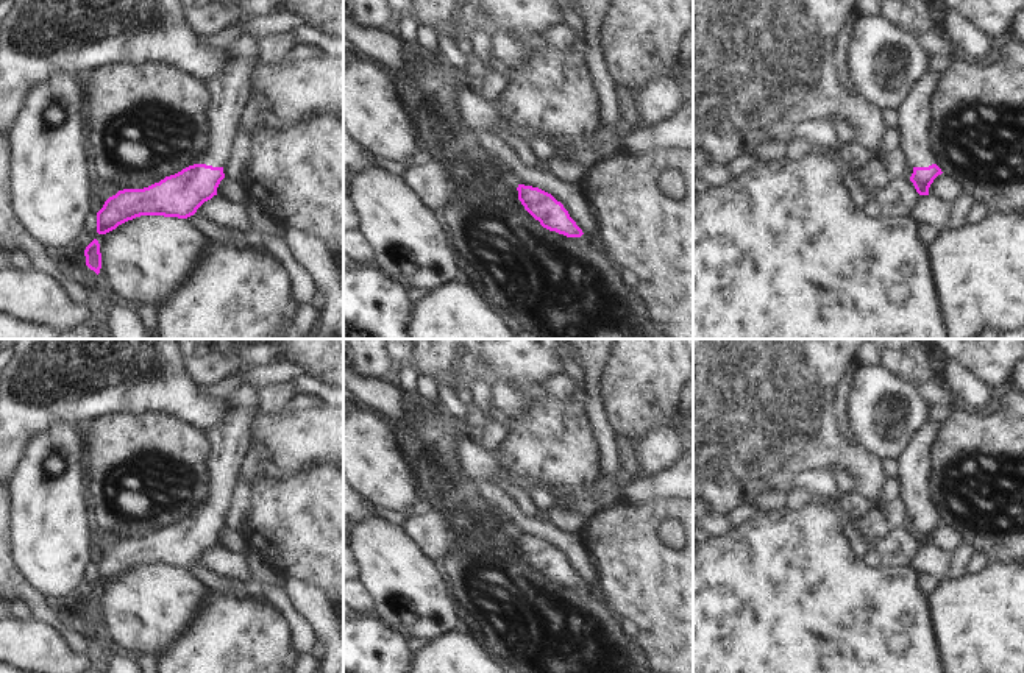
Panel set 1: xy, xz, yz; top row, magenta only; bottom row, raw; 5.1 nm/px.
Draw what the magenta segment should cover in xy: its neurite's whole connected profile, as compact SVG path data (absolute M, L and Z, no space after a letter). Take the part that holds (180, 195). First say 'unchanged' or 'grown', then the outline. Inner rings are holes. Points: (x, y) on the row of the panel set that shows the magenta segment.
grown; M251 36L236 37L225 50L231 62L206 83L211 97L208 145L200 162L148 187L123 189L109 197L97 212L98 234L140 215L187 219L217 195L240 114L251 97L253 62L259 58L258 41Z

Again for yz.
grown; M930 66L898 109L901 148L913 166L910 181L919 195L929 195L930 184L943 173L932 148L932 101L943 75L944 72Z

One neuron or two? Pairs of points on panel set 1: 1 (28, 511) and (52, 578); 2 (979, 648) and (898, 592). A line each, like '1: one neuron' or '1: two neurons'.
1: one neuron
2: two neurons

